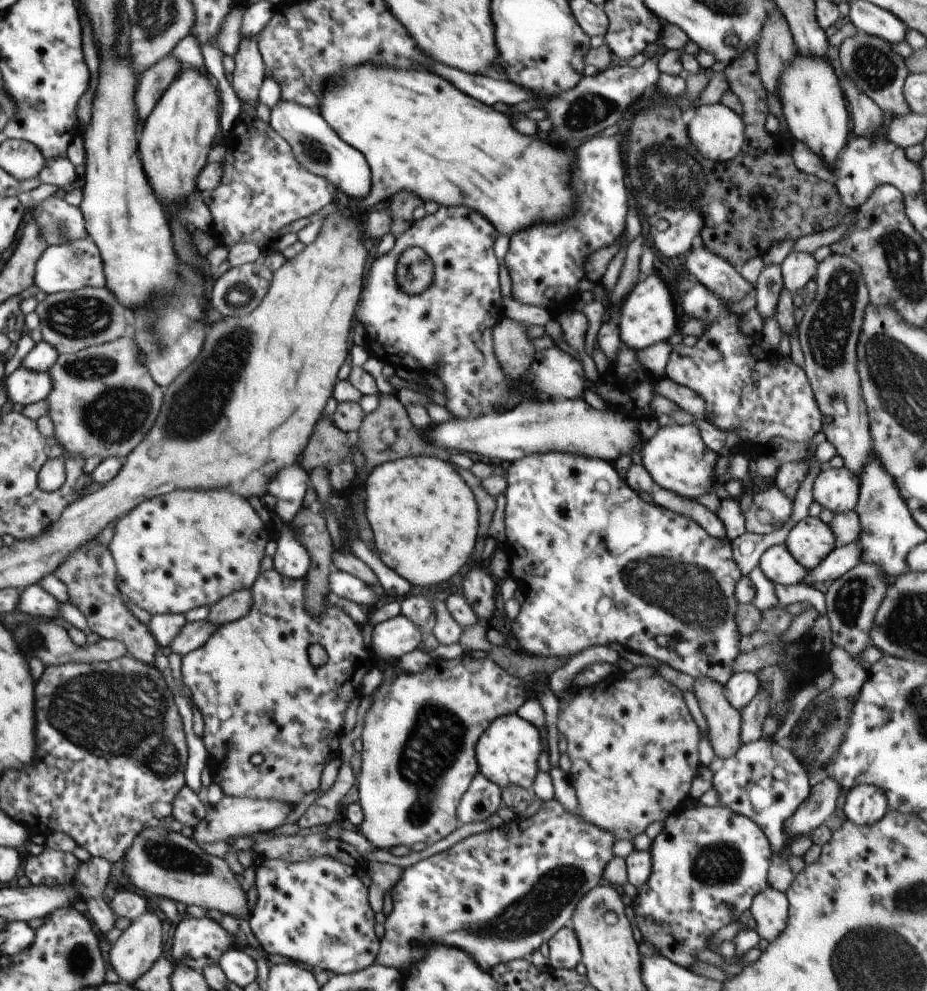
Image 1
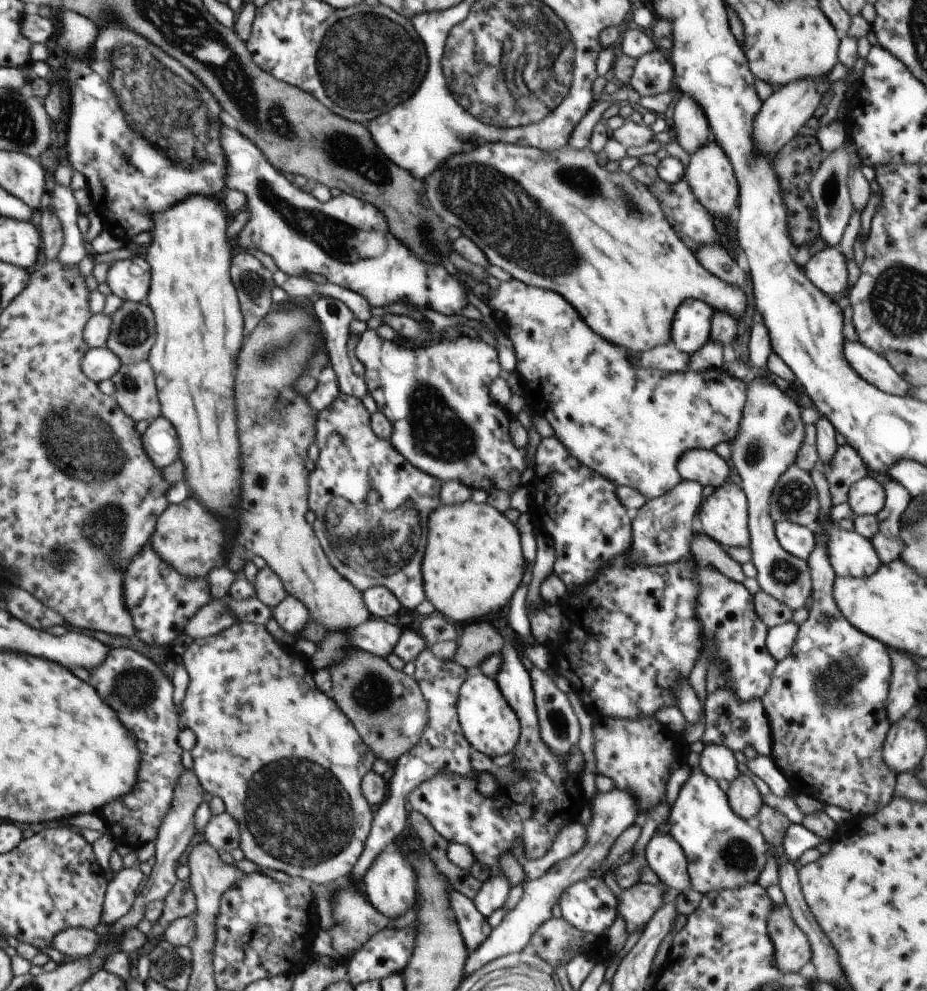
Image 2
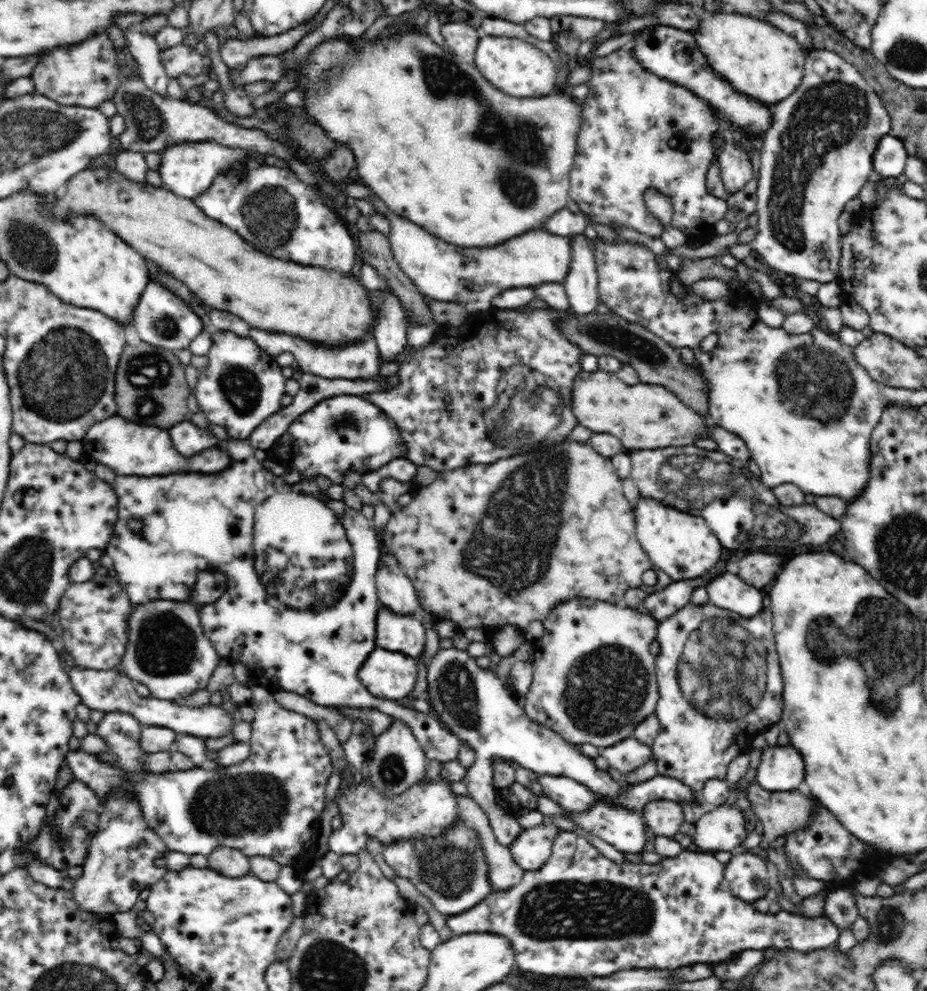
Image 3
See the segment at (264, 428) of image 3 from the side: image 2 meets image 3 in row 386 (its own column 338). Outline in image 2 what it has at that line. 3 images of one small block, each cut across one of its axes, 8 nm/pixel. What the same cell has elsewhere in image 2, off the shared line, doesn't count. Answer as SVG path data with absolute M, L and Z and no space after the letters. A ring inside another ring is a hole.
M332 297L318 298L313 307L325 336L329 364L335 370L339 389L344 394L362 399L369 390L364 378L354 374L347 349L354 313L344 302Z

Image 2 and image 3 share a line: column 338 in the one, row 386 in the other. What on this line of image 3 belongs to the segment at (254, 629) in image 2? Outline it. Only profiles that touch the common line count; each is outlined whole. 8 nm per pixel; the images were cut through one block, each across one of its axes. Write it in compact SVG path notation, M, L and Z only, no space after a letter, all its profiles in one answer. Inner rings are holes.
M598 237L593 238L592 247L595 256L596 270L598 273L598 296L600 302L608 305L610 310L619 314L622 318L629 320L630 322L637 322L644 328L647 328L650 332L653 332L656 336L662 338L670 346L674 348L684 348L688 346L695 354L695 360L699 363L700 369L702 369L702 377L706 381L709 389L709 413L716 427L722 426L724 430L730 433L736 434L739 438L742 438L746 443L748 449L750 449L751 459L760 467L761 482L769 487L775 487L779 484L790 482L795 484L804 494L813 494L814 496L837 496L842 500L846 500L848 503L852 502L854 498L858 498L862 494L862 490L866 488L868 480L870 480L870 462L871 462L871 450L870 439L871 433L874 428L879 424L881 420L881 414L886 403L881 399L879 383L876 382L863 364L858 364L853 357L850 346L842 343L837 335L829 332L825 327L814 327L807 333L801 335L788 335L781 327L773 328L766 325L758 317L758 304L759 301L746 297L743 292L743 286L741 285L737 291L729 291L728 296L724 298L718 298L718 300L704 300L693 293L691 286L682 284L682 281L678 278L676 271L664 267L664 264L660 262L660 257L652 253L646 245L640 243L630 242L626 239L620 239L621 243L606 243ZM712 332L717 334L716 346L707 352L700 349L702 340L706 338Z

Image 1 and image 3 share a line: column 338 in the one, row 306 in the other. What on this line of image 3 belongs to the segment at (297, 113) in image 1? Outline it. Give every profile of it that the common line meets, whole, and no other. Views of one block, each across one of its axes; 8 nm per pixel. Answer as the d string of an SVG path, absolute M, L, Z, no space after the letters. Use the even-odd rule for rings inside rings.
M150 280L146 284L138 300L138 306L134 308L134 318L130 324L134 325L134 330L138 333L140 340L171 351L188 348L190 342L205 329L202 324L201 310L190 306L184 299L168 291L156 280Z

